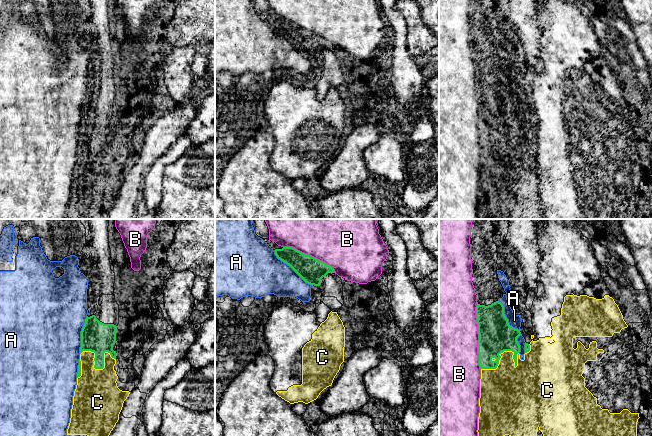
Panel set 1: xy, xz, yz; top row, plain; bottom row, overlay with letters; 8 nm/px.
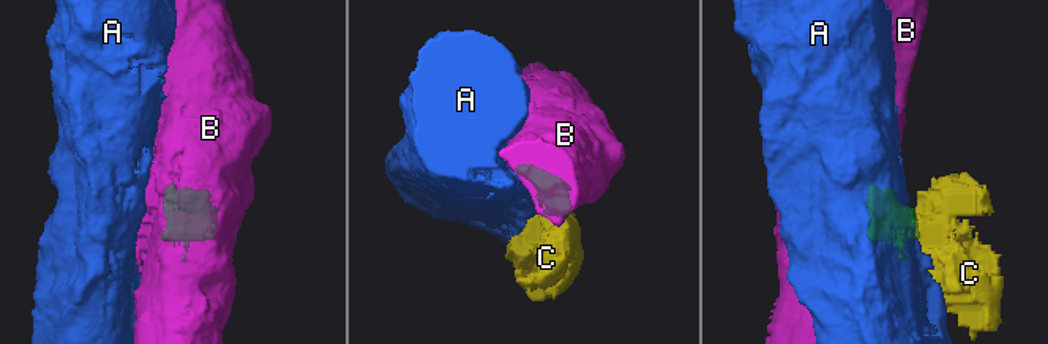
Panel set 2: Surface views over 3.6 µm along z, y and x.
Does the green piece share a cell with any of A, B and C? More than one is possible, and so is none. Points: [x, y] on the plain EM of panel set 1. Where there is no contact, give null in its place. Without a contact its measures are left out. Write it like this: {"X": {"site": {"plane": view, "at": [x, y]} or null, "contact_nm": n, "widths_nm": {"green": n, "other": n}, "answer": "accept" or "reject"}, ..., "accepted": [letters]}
{"A": {"site": {"plane": "xz", "at": [291, 43]}, "contact_nm": 420, "widths_nm": {"green": 200, "other": 360}, "answer": "reject"}, "B": {"site": {"plane": "yz", "at": [479, 113]}, "contact_nm": 550, "widths_nm": {"green": 280, "other": 480}, "answer": "reject"}, "C": {"site": {"plane": "yz", "at": [502, 128]}, "contact_nm": 340, "widths_nm": {"green": 280, "other": 280}, "answer": "reject"}, "accepted": []}

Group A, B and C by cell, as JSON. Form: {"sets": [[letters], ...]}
{"sets": [["A"], ["B"], ["C"]]}

